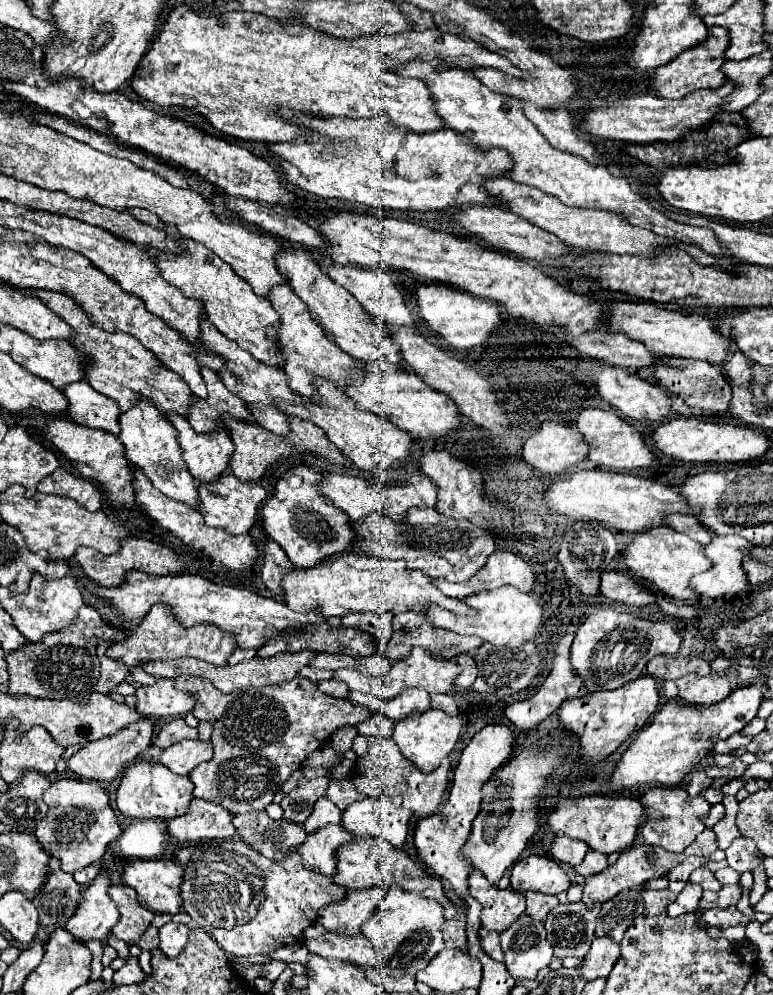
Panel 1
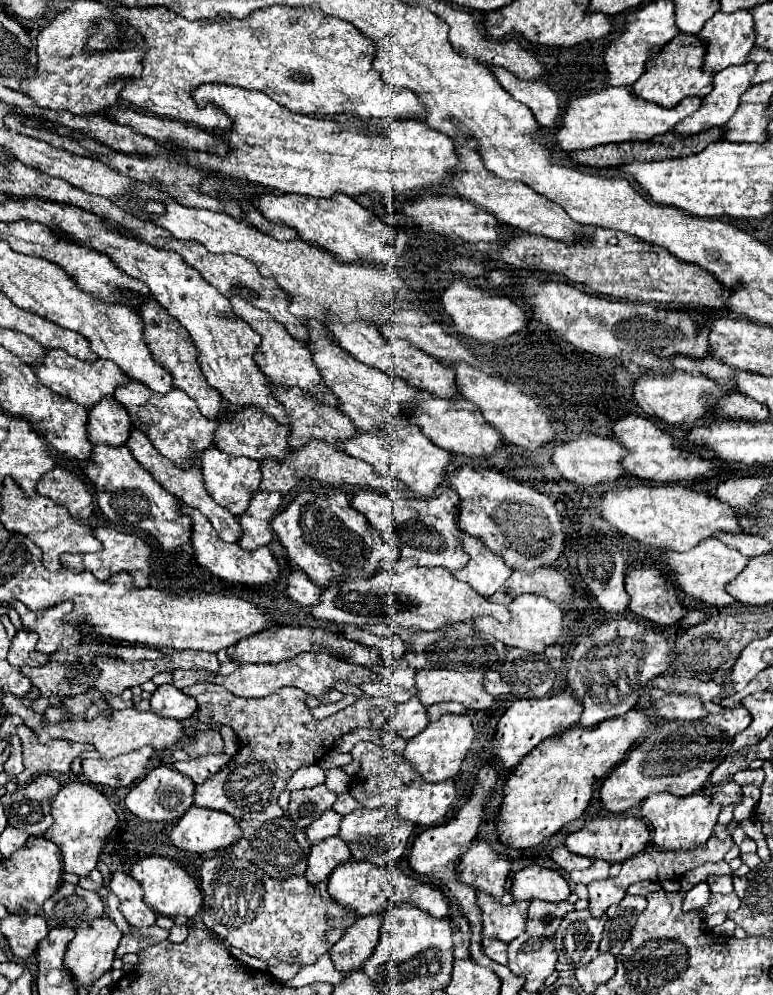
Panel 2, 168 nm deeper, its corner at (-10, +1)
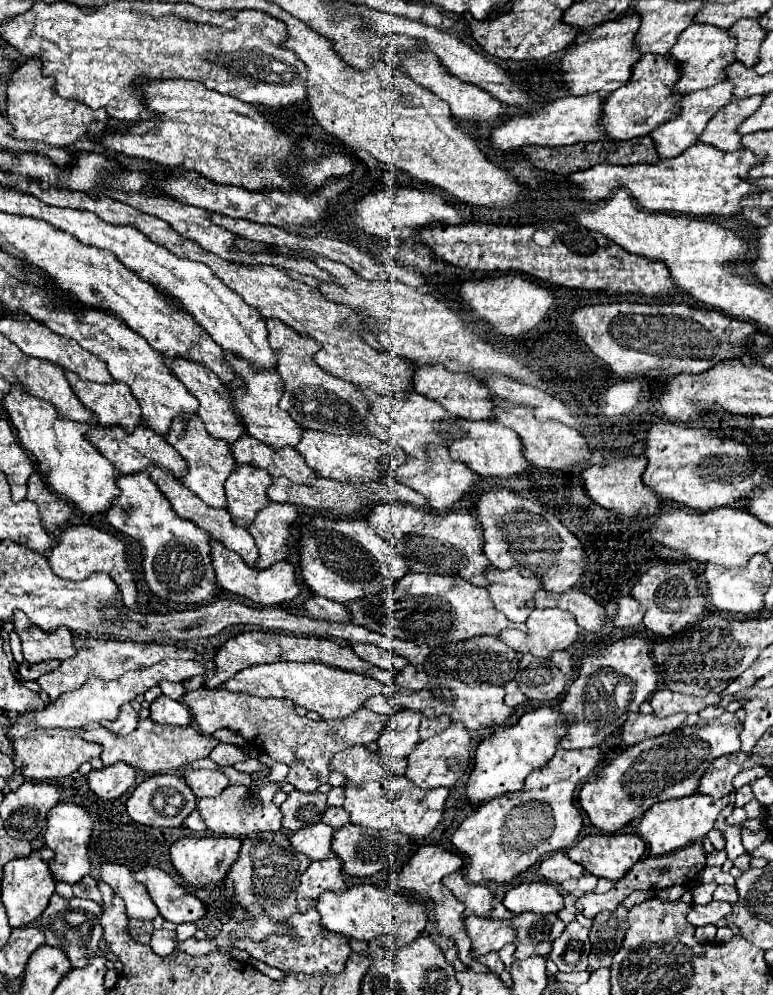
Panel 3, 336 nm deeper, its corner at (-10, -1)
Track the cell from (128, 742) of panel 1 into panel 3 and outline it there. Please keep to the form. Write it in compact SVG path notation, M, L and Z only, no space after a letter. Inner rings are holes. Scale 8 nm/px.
M116 762L100 770L90 770L88 774L90 790L106 800L122 796L134 782L136 782L136 768L126 762Z

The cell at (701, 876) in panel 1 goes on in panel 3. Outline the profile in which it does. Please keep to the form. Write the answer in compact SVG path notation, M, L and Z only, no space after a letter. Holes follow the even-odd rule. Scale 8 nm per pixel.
M718 886L714 892L714 900L726 900L726 902L736 902L738 892L736 886Z

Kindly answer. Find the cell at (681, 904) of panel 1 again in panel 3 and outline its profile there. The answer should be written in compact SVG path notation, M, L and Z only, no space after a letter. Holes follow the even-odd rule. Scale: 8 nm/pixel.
M700 884L692 890L692 904L708 904L712 900L712 892L716 890L716 884Z

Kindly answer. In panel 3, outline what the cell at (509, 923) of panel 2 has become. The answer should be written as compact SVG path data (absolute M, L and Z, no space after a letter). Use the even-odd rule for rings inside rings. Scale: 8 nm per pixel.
M466 918L466 932L472 938L474 956L482 956L486 952L498 952L504 944L516 940L512 920L496 920L496 918Z

